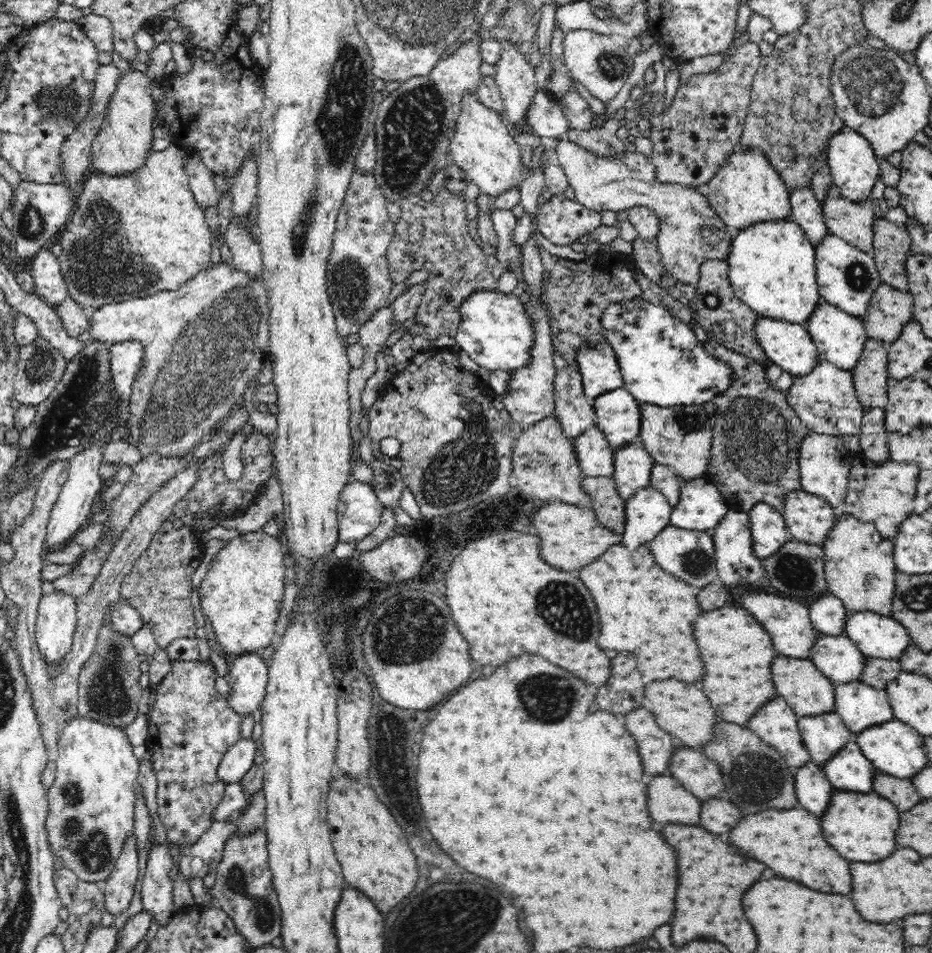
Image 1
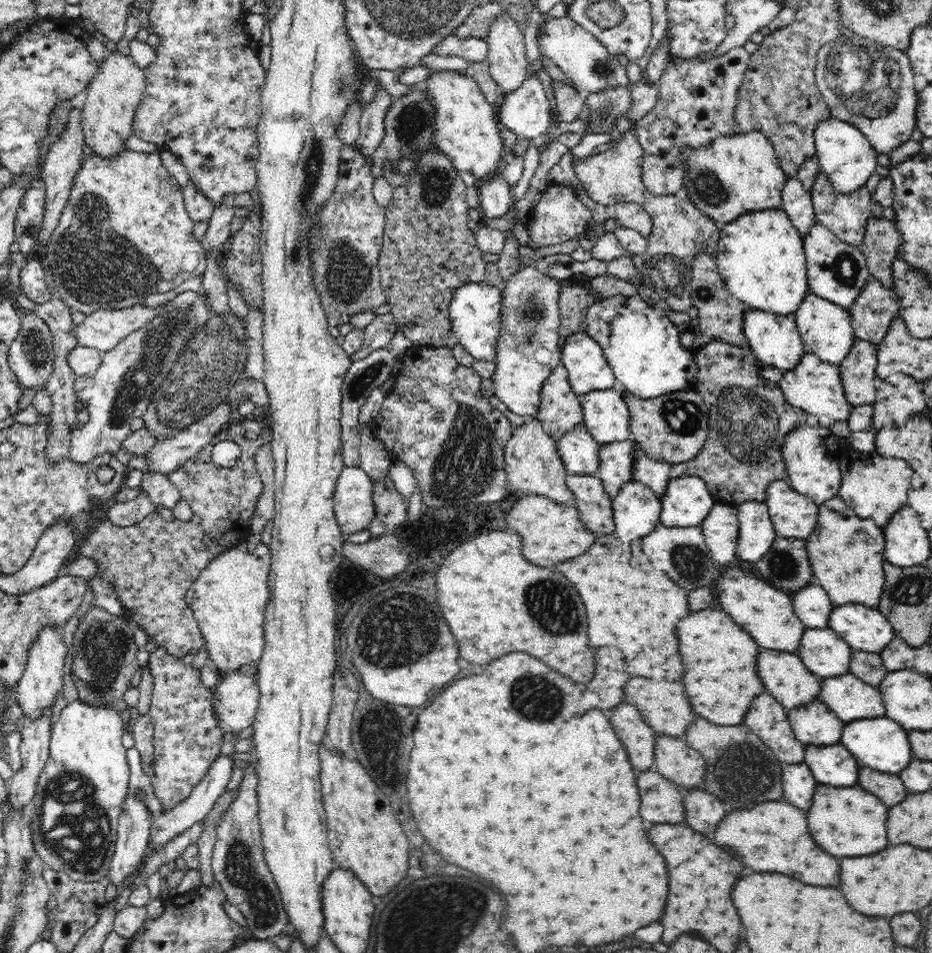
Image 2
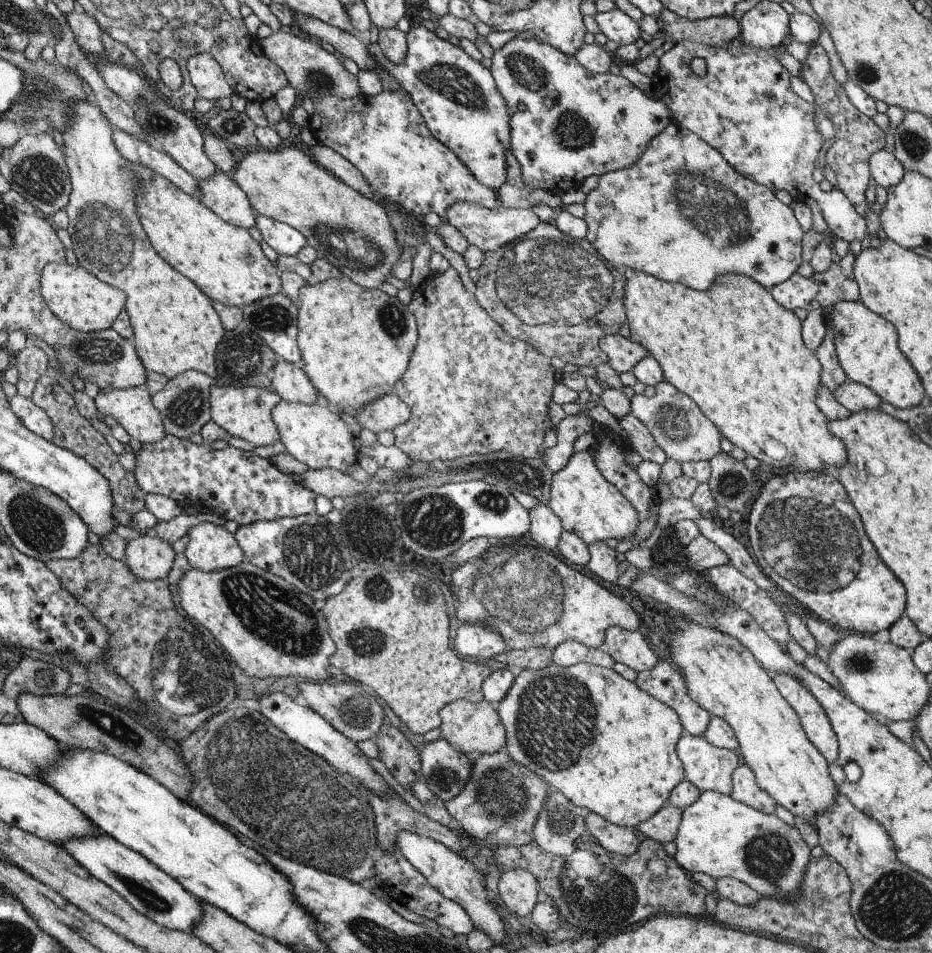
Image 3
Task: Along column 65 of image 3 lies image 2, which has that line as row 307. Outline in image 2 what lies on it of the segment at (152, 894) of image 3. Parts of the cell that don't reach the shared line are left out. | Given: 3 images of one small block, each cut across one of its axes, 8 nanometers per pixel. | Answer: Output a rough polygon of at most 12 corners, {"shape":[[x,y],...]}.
{"shape":[[818,222],[803,238],[810,292],[846,310],[871,280],[861,247]]}

